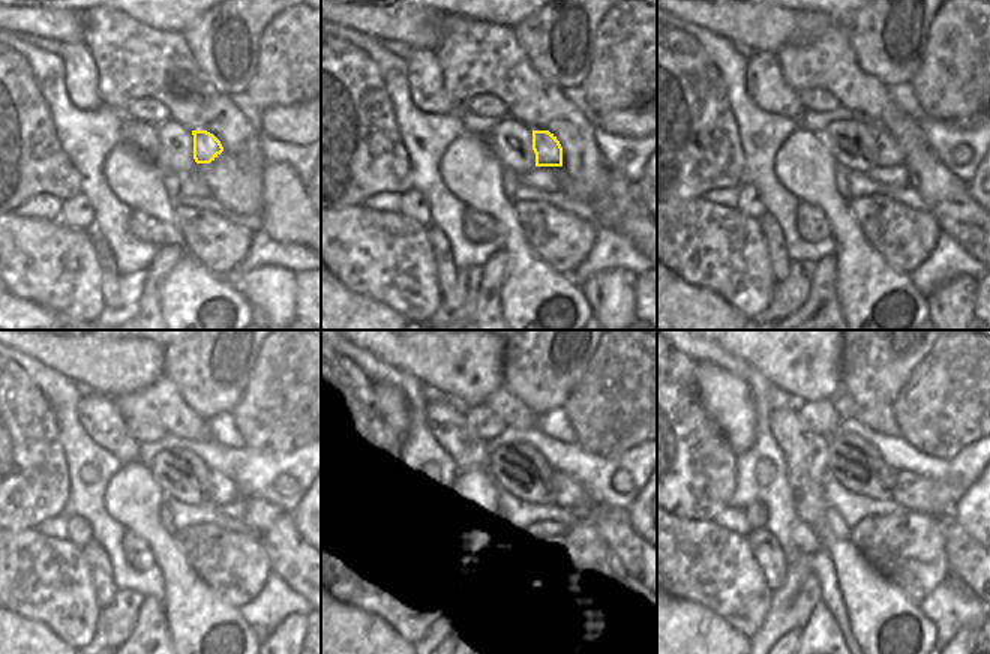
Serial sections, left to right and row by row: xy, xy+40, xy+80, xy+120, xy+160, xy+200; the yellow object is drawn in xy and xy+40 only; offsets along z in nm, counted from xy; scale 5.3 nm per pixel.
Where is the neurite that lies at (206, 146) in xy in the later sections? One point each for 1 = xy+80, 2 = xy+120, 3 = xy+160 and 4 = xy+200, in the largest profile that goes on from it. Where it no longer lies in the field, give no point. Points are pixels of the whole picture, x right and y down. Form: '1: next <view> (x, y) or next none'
1: next xy+80 (890, 153)
2: next xy+120 (221, 489)
3: next xy+160 (564, 491)
4: next xy+200 (915, 492)

